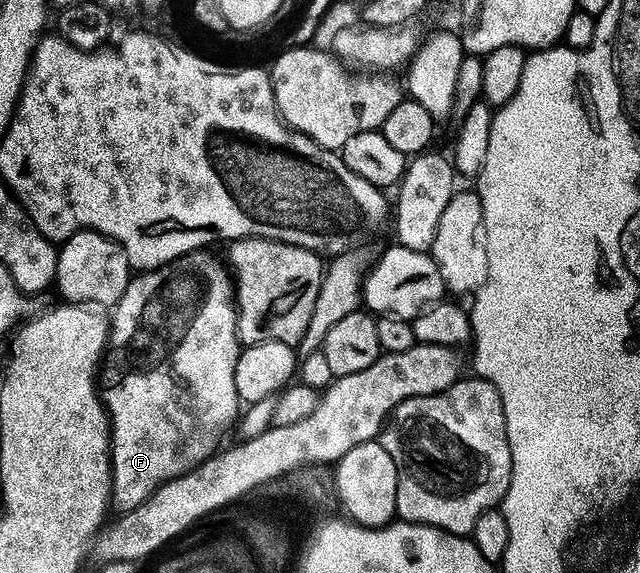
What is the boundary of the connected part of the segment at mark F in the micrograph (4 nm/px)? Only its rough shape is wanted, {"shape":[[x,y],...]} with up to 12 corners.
{"shape":[[189,252],[111,308],[99,395],[129,512],[238,419],[231,272]]}

